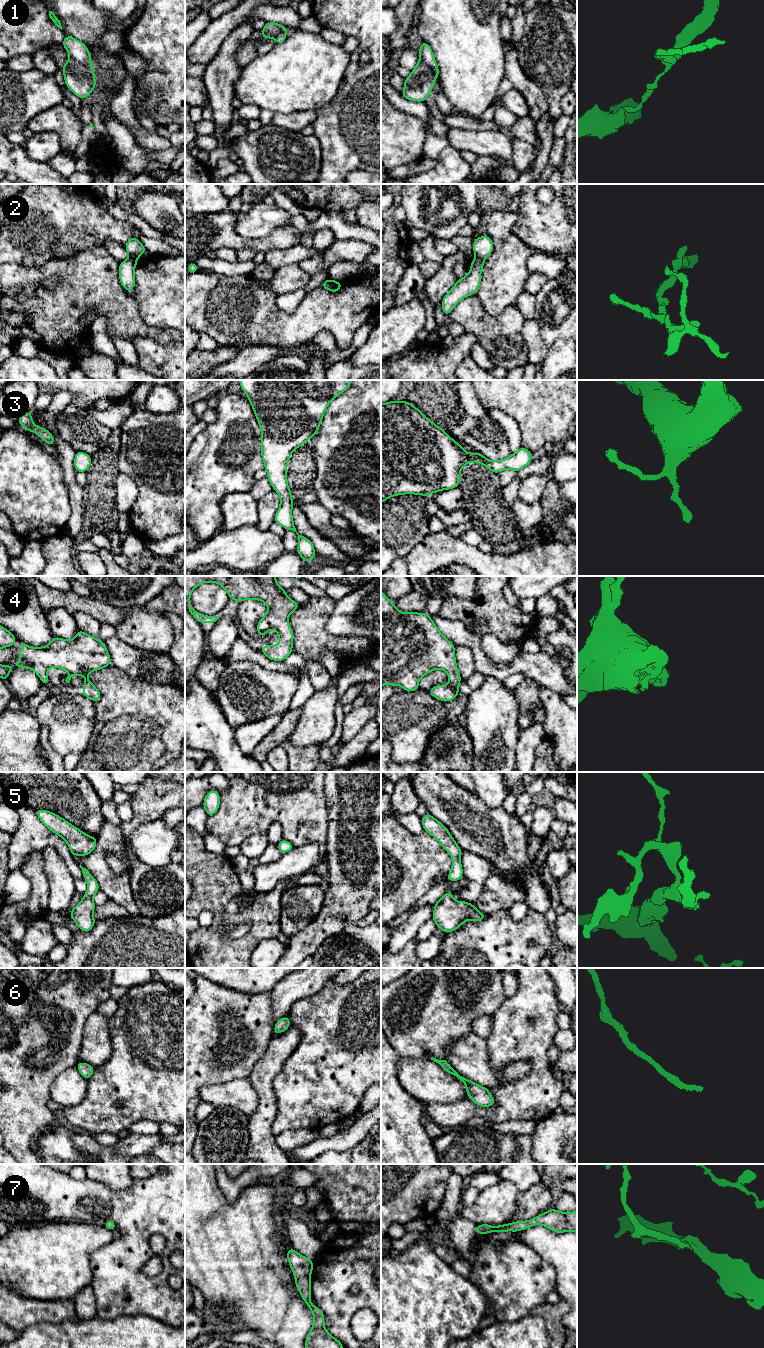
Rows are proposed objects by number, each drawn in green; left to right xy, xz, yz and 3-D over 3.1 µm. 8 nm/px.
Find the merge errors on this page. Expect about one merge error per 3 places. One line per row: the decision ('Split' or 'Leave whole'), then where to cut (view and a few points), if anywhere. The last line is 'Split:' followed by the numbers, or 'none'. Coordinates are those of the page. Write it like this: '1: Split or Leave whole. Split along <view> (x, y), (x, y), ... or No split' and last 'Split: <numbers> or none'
1: Split. Split along yz (420, 58), (431, 69), (435, 77)
2: Split. Split along yz (476, 256), (484, 259)
3: Leave whole. No split
4: Leave whole. No split
5: Leave whole. No split
6: Leave whole. No split
7: Leave whole. No split
Split: 1, 2

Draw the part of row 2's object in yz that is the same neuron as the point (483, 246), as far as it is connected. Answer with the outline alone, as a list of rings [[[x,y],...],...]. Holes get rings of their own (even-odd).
[[[479,236],[474,239],[473,252],[477,258],[486,259],[493,251],[494,245],[490,236]]]

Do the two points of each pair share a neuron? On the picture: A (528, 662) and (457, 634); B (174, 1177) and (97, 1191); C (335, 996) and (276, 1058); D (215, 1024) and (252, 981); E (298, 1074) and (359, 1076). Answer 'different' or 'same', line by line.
A: same
B: different
C: different
D: different
E: same

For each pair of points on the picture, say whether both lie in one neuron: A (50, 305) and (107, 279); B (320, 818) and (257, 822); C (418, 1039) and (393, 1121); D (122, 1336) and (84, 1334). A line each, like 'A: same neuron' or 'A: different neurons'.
A: same neuron
B: same neuron
C: different neurons
D: same neuron

